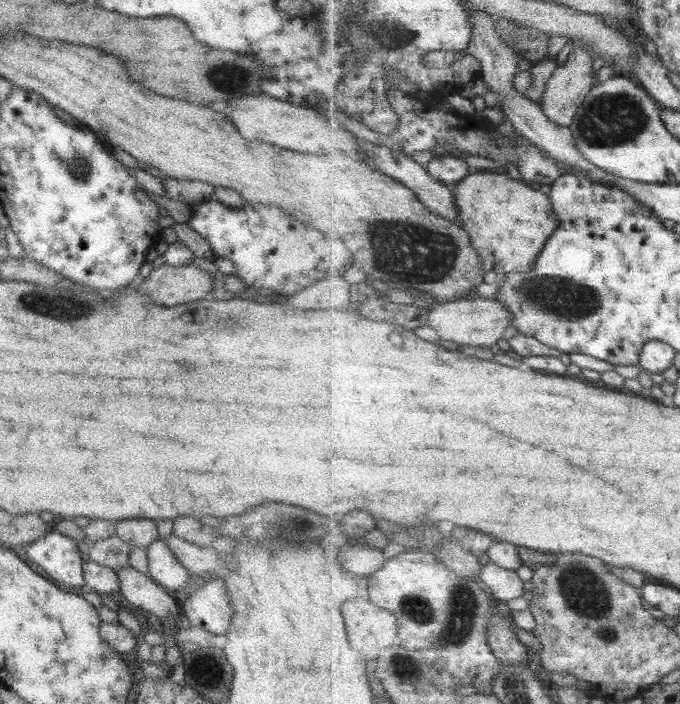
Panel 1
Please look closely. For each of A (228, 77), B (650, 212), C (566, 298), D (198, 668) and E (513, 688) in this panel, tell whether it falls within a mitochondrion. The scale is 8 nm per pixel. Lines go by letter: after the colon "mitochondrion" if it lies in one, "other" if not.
A: mitochondrion
B: other
C: mitochondrion
D: other
E: mitochondrion

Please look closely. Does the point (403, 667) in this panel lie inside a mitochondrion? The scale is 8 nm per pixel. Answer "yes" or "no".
yes

